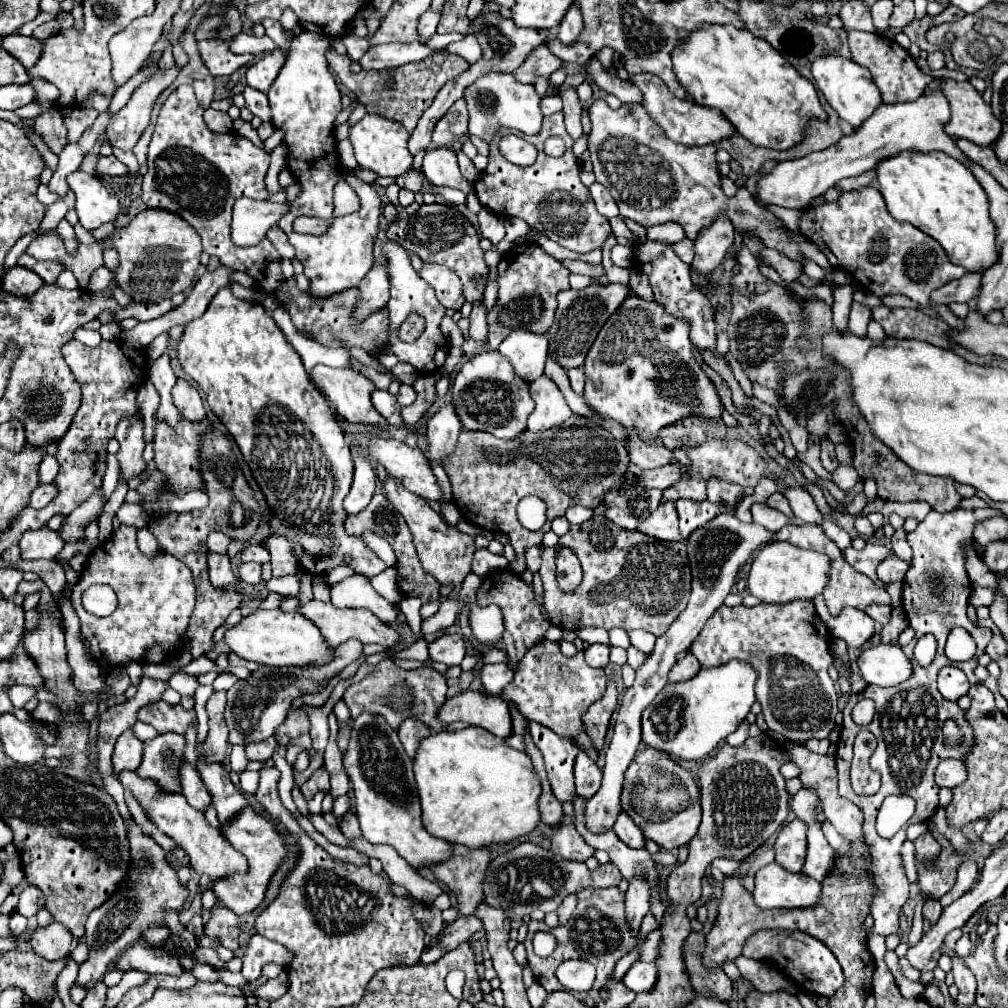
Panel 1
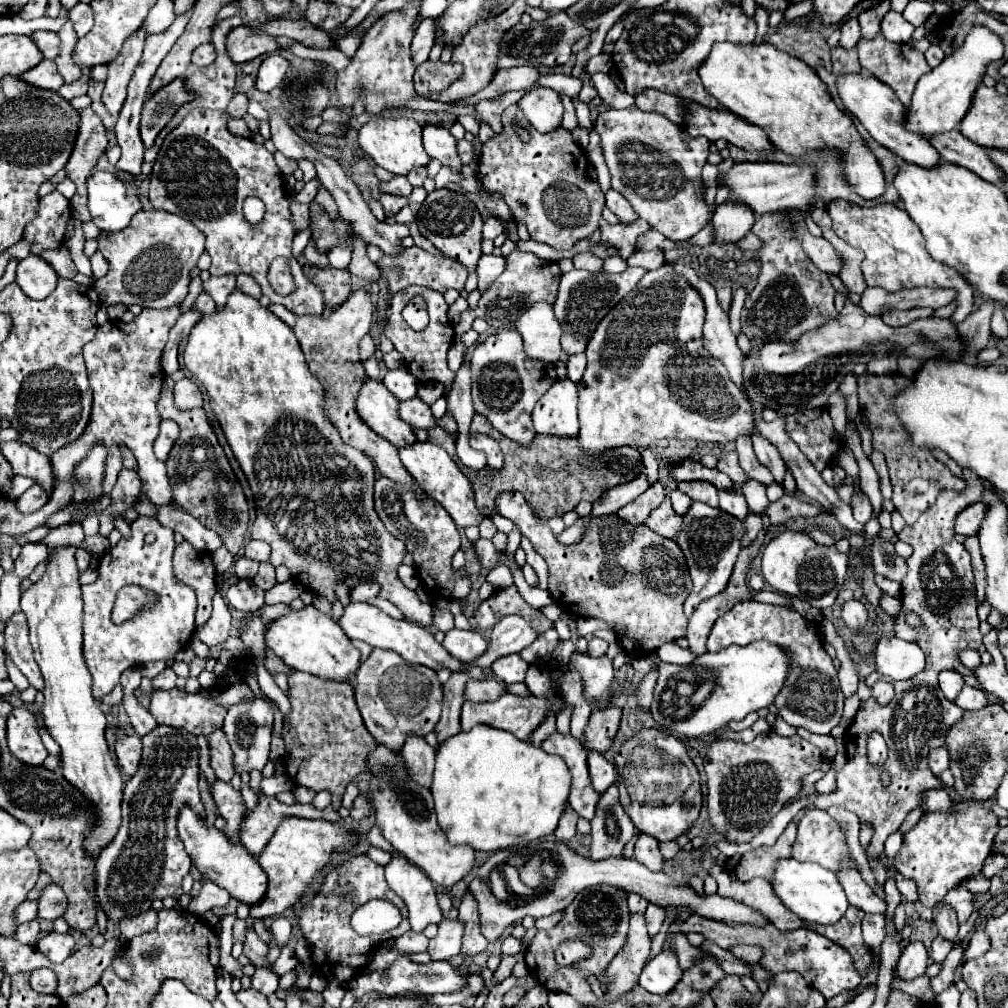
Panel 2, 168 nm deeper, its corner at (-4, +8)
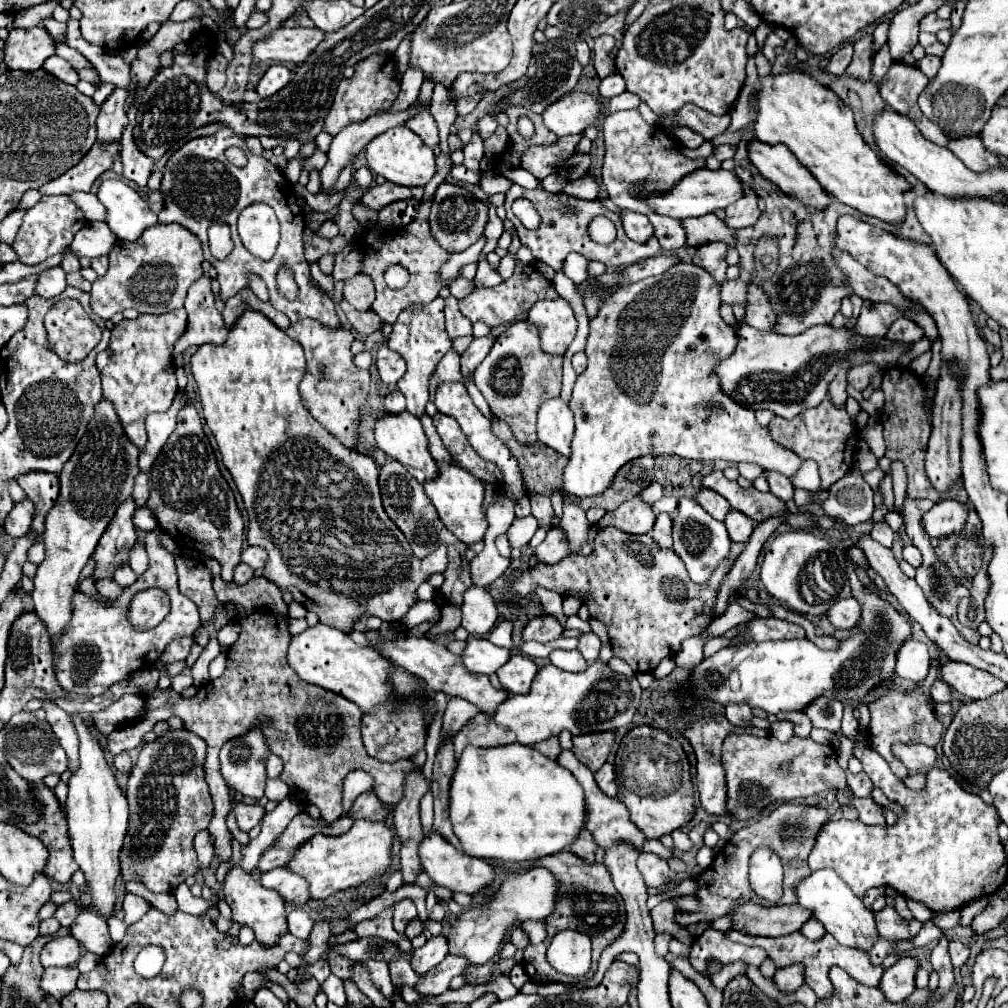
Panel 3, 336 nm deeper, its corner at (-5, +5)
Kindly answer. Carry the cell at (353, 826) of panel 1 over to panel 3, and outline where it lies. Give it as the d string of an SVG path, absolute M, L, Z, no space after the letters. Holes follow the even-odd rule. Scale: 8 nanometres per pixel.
M374 790L364 792L356 798L352 810L348 812L348 816L352 820L368 820L368 822L378 822L378 820L386 820L388 818L390 808L380 802L380 798L374 794Z

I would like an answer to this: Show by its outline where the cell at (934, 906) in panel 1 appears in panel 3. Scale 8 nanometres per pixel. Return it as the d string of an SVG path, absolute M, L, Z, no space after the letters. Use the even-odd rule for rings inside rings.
M950 942L950 956L952 956L952 964L958 968L958 966L966 964L966 960L970 956L970 946L966 946L962 942Z

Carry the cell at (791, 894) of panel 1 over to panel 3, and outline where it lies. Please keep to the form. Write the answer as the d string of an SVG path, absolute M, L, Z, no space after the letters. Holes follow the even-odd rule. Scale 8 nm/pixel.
M818 870L812 872L808 878L804 878L798 888L798 904L814 912L814 918L820 920L826 928L828 934L832 934L842 946L856 948L862 952L870 952L872 946L878 942L878 932L876 932L876 920L874 920L874 910L864 906L862 898L856 898L854 892L836 876L834 870Z

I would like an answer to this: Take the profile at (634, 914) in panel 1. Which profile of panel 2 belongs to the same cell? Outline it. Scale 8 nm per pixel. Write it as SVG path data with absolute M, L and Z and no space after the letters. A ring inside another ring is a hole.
M631 913L627 941L607 967L607 981L609 981L609 989L605 993L607 1001L617 1001L623 993L631 991L637 985L639 973L649 959L649 951L651 951L651 937L647 933L645 915Z

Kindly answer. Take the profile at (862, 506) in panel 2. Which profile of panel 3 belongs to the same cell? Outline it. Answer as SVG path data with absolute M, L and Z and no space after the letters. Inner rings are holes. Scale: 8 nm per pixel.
M850 470L830 490L822 504L822 510L830 518L840 518L846 524L868 522L874 512L872 488L864 480L860 470Z

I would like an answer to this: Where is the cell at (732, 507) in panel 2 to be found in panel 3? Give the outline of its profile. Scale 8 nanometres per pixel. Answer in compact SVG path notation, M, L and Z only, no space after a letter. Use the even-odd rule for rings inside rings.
M736 510L728 512L724 524L726 524L728 536L730 536L732 542L746 542L750 538L754 526L756 526L754 520L748 520L748 516L744 516L744 514L736 512Z

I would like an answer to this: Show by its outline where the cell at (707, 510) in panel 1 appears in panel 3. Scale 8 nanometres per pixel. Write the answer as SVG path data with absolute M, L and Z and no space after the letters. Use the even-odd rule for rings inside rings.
M662 496L656 504L654 504L654 512L666 512L666 514L674 514L678 506L678 498L674 496Z

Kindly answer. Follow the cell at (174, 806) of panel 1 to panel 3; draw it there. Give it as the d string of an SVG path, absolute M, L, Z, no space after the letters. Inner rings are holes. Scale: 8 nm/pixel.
M232 868L226 874L224 880L224 898L228 902L228 906L232 908L232 920L238 922L240 926L250 926L256 934L258 944L264 946L276 946L280 936L284 936L288 932L288 924L286 924L286 904L282 900L282 896L274 890L266 890L260 882L256 882L254 876L246 874L240 868Z

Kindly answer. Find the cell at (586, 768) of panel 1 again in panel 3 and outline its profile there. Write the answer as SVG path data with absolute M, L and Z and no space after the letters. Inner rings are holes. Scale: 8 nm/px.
M606 762L594 776L596 776L596 784L600 786L602 792L606 792L612 798L618 794L618 786L614 782L614 766L612 764Z

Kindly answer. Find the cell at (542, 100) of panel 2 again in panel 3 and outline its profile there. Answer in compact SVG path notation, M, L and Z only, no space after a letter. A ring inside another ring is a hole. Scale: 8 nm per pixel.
M570 92L562 96L558 102L550 104L542 118L544 124L556 134L582 134L586 128L596 126L602 116L602 102L586 92Z

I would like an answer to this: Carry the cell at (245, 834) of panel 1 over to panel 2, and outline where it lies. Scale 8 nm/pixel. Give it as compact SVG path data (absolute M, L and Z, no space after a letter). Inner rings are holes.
M283 817L277 831L273 833L271 841L265 845L263 853L257 855L259 865L267 873L269 885L263 901L259 905L251 905L249 915L253 919L279 915L287 907L291 907L299 895L305 893L305 887L313 881L315 873L329 863L333 851L341 851L349 845L355 845L357 837L339 825L329 821L315 821L315 819L301 819L301 817Z

